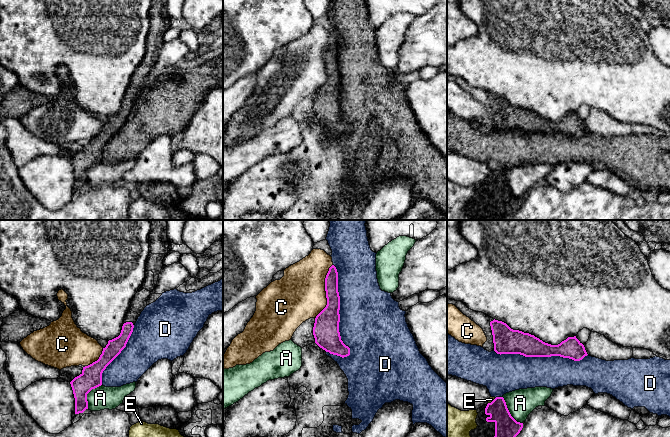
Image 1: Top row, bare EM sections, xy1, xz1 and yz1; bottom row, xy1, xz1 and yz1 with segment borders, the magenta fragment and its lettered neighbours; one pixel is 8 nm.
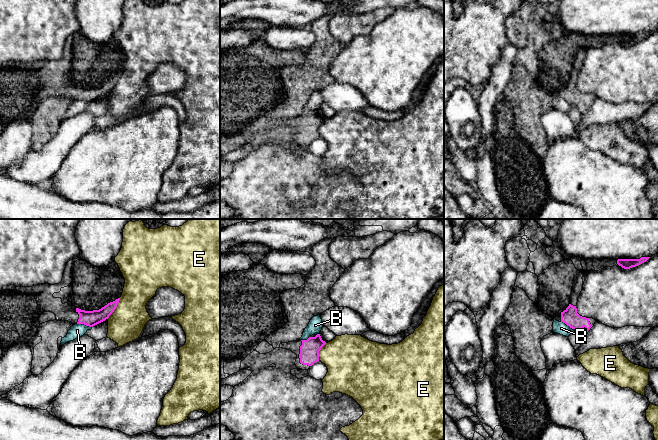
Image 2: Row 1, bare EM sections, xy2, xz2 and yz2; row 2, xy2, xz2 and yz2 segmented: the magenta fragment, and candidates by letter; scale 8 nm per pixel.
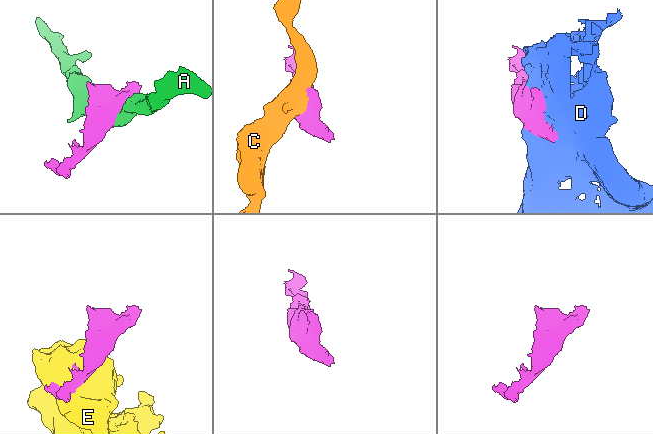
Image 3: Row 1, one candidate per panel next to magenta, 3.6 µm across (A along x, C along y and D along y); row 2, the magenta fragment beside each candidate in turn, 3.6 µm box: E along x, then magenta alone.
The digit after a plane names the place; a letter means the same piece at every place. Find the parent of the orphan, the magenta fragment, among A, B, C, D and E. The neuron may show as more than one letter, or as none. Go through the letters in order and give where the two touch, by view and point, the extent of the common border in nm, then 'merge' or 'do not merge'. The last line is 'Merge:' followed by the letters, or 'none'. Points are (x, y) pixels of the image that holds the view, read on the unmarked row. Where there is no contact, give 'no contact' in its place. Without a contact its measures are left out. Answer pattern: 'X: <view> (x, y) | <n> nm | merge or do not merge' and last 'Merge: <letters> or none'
A: yz1 (508, 187) | 280 nm | do not merge
B: xy2 (84, 100) | 120 nm | do not merge
C: xz1 (325, 66) | 460 nm | do not merge
D: xz1 (338, 88) | 750 nm | do not merge
E: xy2 (115, 84) | 200 nm | do not merge
Merge: none

